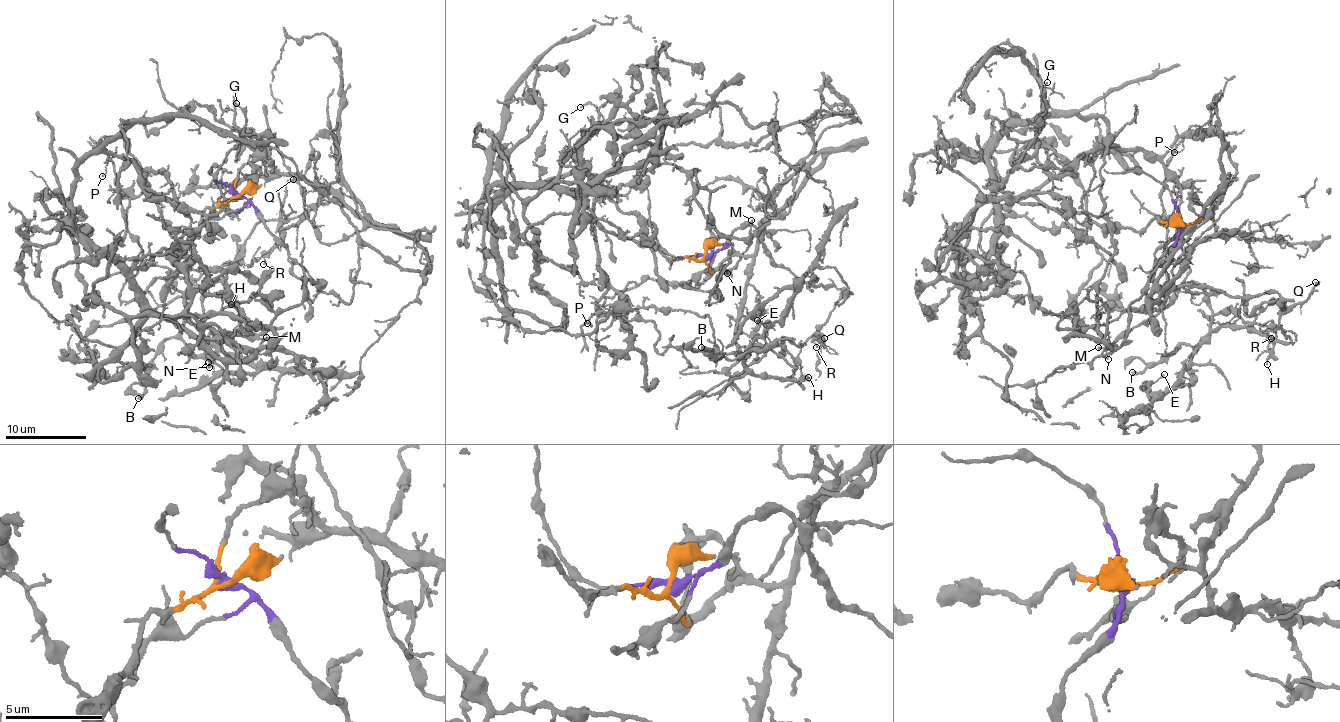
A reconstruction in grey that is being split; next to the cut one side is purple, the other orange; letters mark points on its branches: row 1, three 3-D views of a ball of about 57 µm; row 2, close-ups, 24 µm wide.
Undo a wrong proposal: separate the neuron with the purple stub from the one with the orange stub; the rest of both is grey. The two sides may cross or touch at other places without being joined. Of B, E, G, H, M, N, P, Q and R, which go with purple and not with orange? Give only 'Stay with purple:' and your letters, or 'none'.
Stay with purple: B, E, H, N, P, Q, R

